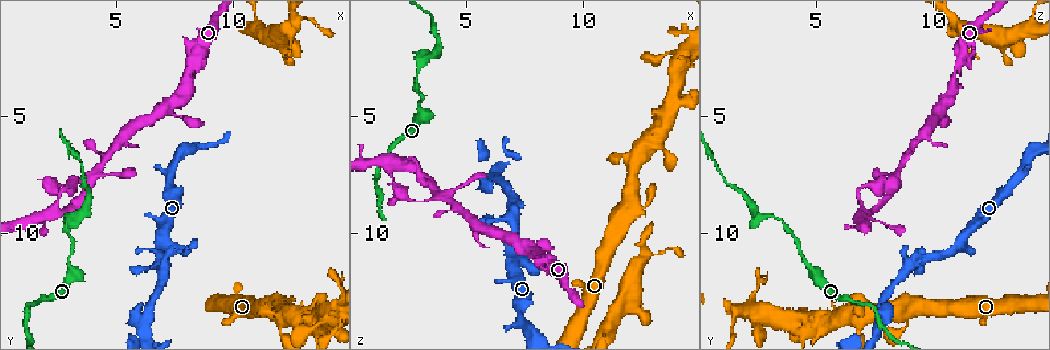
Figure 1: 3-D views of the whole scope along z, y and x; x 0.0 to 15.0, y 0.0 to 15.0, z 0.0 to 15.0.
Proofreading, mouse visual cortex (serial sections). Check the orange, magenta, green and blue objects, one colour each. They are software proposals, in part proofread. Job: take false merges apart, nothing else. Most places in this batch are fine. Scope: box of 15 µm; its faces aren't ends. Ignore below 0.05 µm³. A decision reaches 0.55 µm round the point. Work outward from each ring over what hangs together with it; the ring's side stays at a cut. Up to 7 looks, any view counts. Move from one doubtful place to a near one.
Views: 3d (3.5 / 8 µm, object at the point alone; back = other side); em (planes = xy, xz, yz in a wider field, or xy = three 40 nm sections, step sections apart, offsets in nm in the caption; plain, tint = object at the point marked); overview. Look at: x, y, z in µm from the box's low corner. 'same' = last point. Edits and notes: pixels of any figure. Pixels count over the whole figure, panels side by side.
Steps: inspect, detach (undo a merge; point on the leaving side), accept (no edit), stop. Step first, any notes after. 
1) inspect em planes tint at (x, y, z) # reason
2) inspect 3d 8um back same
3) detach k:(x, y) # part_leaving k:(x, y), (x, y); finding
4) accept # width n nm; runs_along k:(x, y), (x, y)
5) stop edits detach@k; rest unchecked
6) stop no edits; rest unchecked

inspect 3d 3.5um at (3.9, 7.6, 8.5) # looks like a crossing

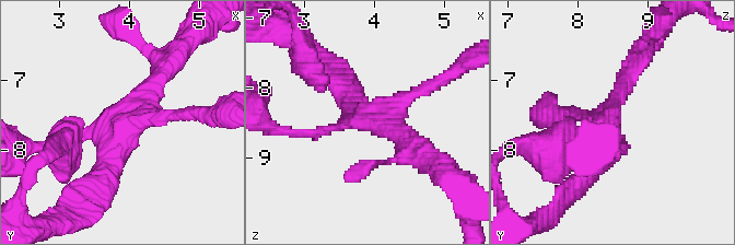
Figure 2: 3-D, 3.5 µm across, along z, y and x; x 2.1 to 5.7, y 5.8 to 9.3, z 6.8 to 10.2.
inspect em xy step 5 tint at (3.90, 7.55, 8.45) # arms 4; arm_widths 150, 150, 250, 350 nm; shape alone is not enough

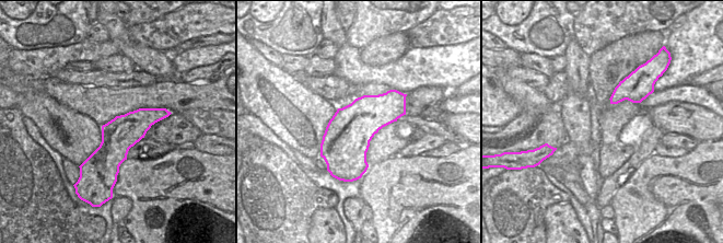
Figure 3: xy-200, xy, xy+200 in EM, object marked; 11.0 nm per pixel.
inspect em planes tint same

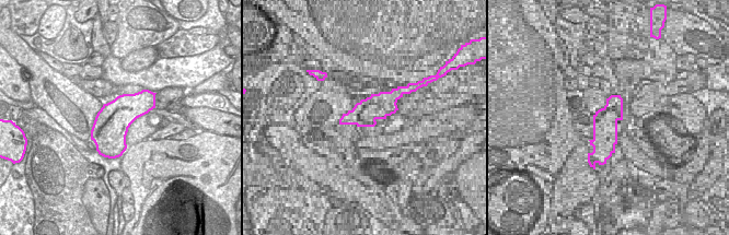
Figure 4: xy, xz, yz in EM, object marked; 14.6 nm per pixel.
accept # runs_along 2:(170, 66), (123, 116), (103, 179); all the same cell

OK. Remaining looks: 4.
inspect 3d 3.5um at (7.1, 11.1, 8.8) # abrupt turn

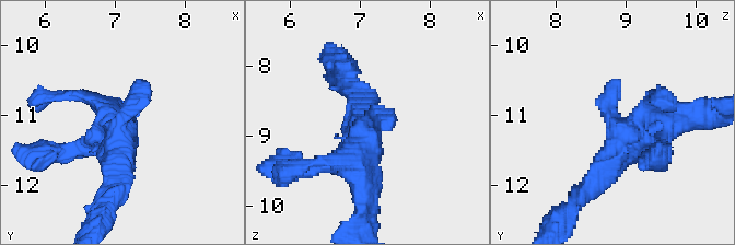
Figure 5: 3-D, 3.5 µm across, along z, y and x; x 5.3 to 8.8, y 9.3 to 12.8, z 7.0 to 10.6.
inspect em xy step 5 tint at (7.00, 11.15, 8.85) # shape alone is not enough

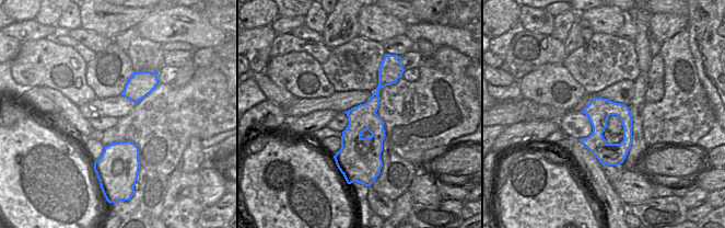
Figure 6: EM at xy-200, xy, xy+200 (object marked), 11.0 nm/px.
accept # width 420 nm; runs_along 5:(365, 190), (356, 135), (372, 118), (389, 129); all the same cell

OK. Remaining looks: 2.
stop no edits; rest unchecked

